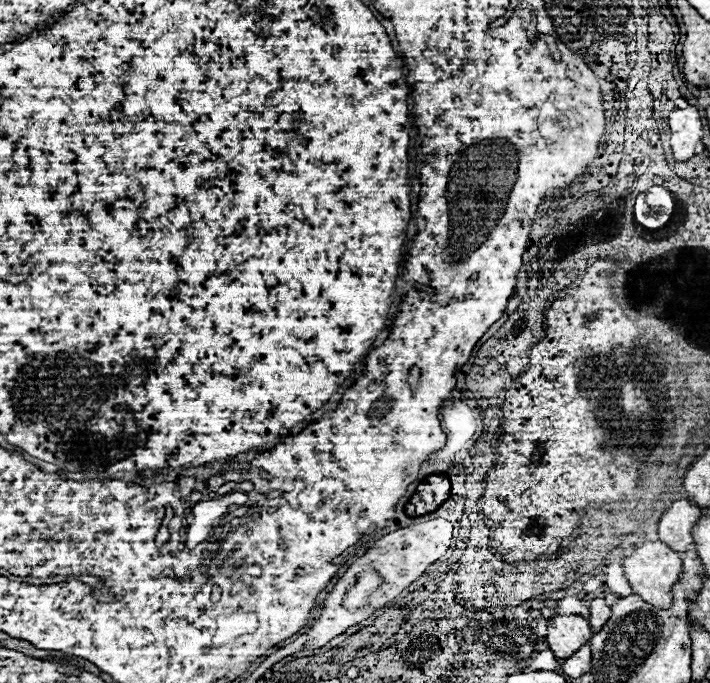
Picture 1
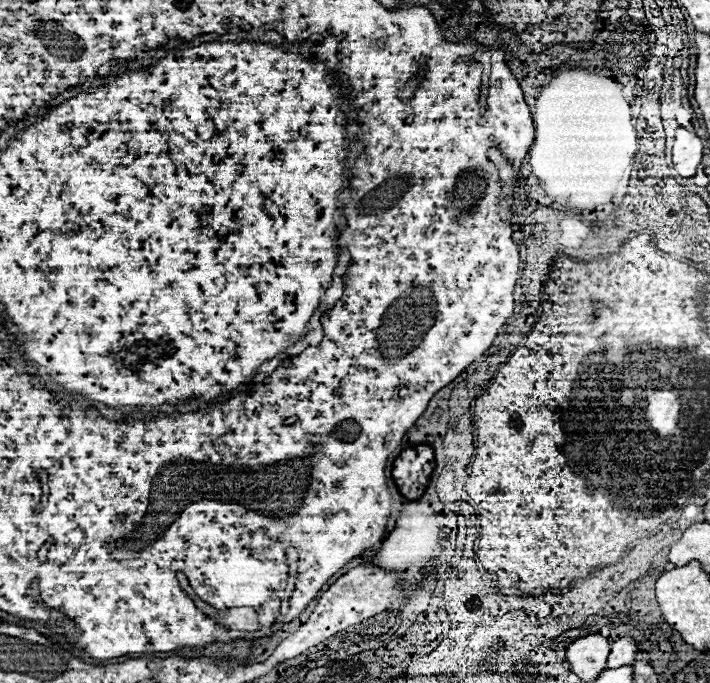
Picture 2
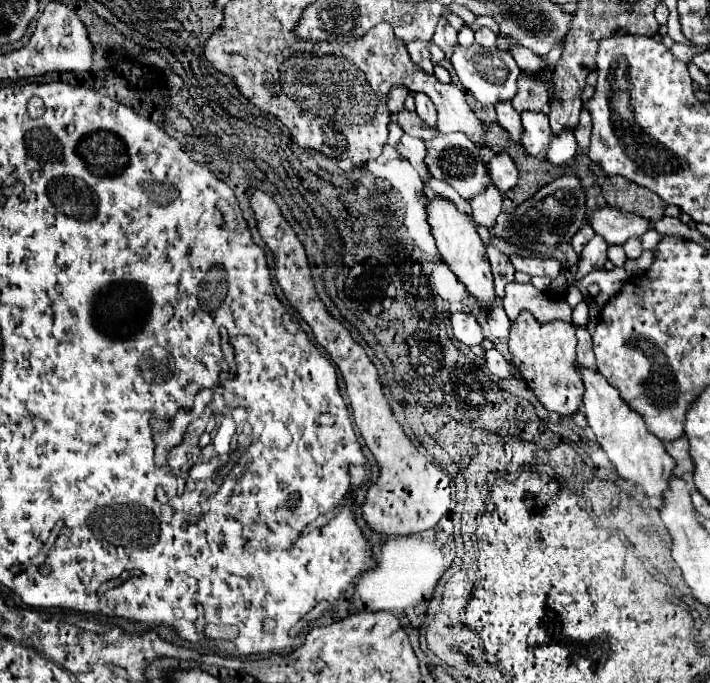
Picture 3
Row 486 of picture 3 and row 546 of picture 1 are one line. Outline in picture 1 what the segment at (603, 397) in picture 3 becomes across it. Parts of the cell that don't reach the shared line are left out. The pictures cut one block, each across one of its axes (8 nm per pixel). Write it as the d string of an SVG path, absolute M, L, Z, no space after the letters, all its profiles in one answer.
M646 540L640 548L634 550L632 556L624 560L624 576L630 582L634 594L642 596L642 600L660 610L668 610L672 606L672 586L680 580L680 574L682 574L680 554L662 542Z

